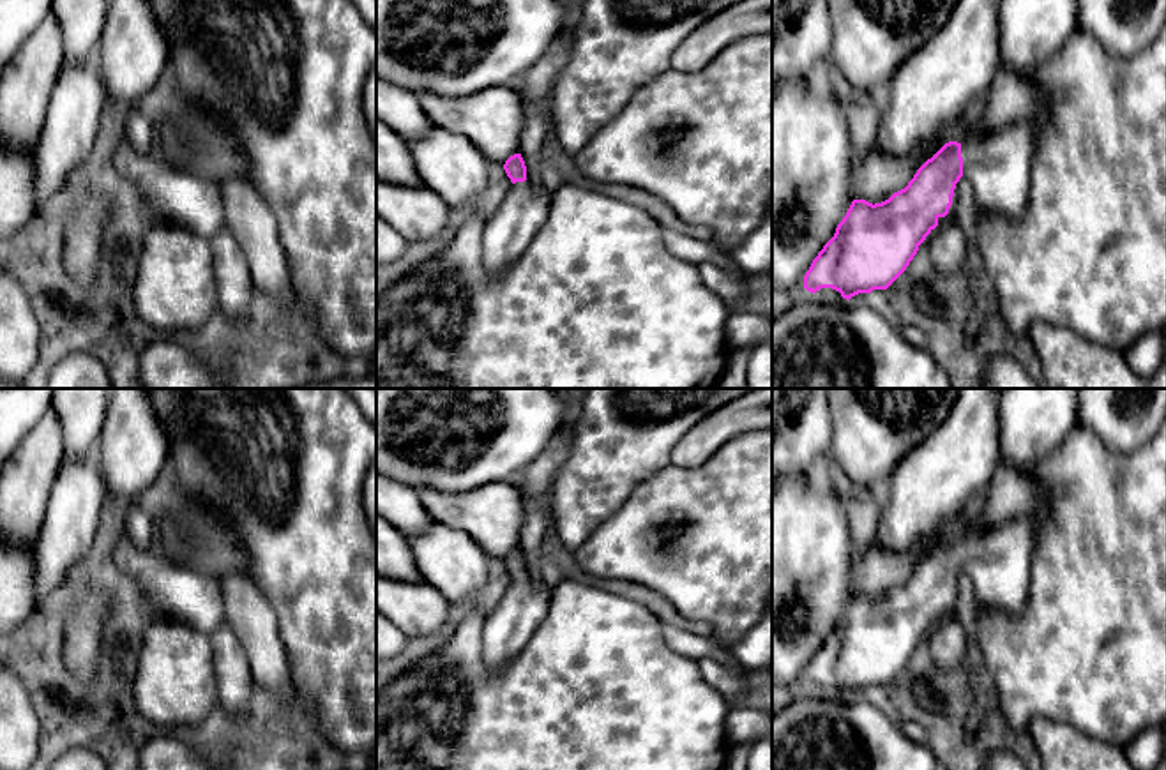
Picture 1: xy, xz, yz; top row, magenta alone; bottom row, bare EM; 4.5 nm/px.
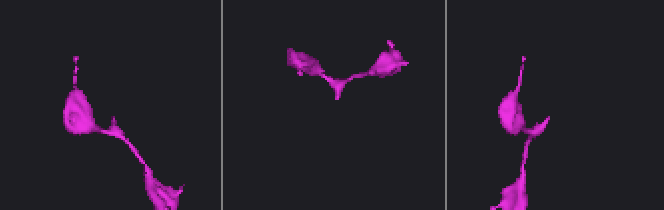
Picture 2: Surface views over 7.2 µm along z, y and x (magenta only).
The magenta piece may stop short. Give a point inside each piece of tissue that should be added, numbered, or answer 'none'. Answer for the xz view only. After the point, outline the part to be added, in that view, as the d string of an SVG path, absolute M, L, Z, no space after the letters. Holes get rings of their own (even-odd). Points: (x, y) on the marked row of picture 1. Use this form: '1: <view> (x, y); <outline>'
1: xz (509, 230); M528 180L512 184L502 205L484 219L482 267L504 274L532 244L551 208L553 191Z

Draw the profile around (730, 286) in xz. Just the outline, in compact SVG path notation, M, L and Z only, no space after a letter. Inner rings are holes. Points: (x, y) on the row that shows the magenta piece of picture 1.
M710 261L700 263L698 270L703 284L724 300L730 313L735 313L737 304L746 295L746 276L730 272Z

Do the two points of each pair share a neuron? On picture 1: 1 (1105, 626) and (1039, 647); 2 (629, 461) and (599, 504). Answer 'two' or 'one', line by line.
1: one
2: one

